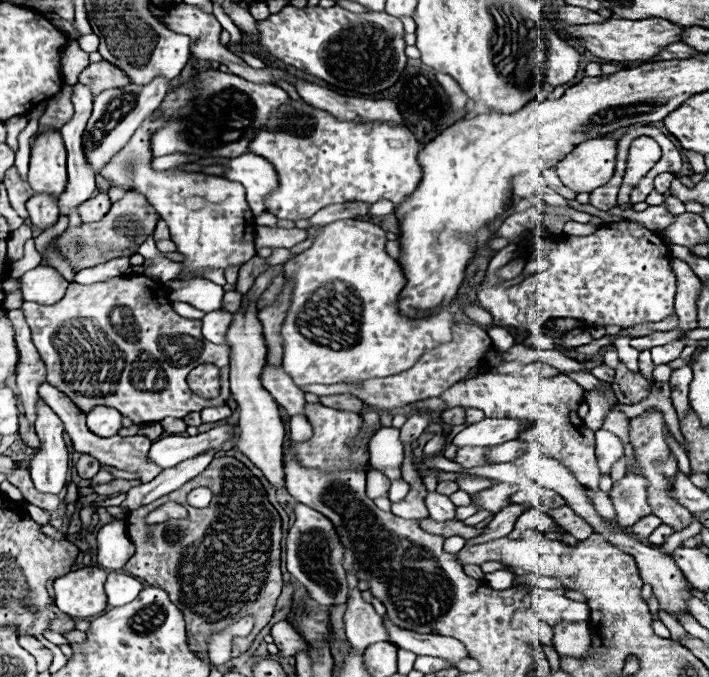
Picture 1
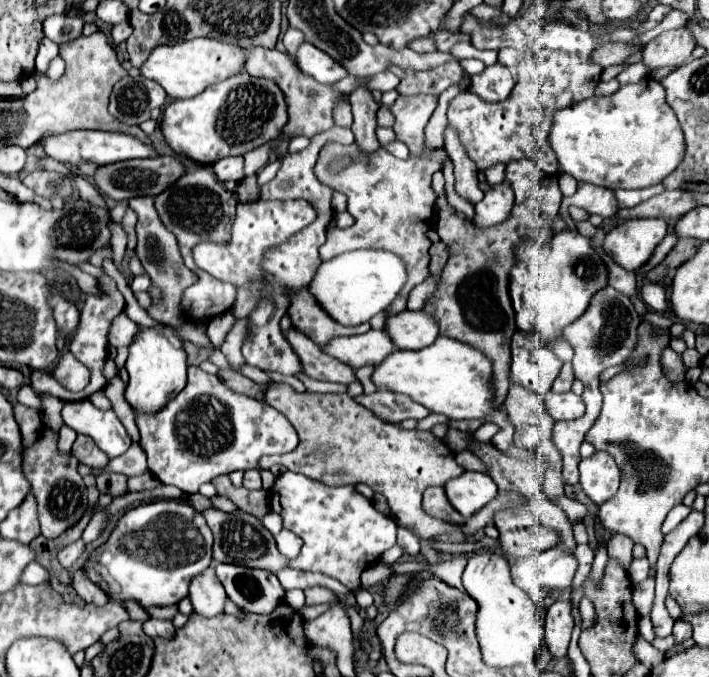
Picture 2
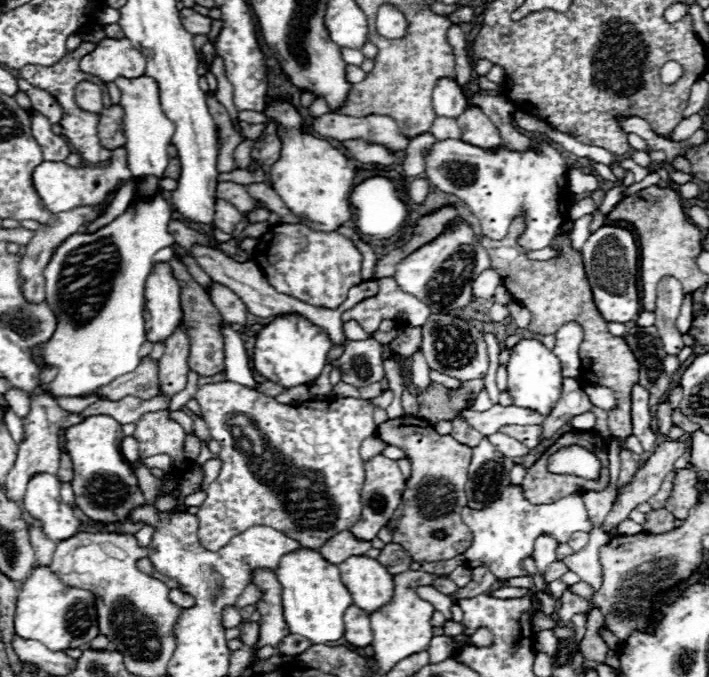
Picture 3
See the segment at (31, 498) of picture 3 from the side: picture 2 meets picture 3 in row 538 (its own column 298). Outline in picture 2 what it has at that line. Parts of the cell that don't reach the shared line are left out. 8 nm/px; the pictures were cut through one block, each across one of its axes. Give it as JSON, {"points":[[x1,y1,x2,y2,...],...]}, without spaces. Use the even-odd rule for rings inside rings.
{"points":[[304,42,300,46,300,50,296,54,296,62,298,62,300,70,304,70,306,74,310,74,312,78,316,78,322,84,334,84,348,74,348,70,342,64,332,60,326,52,312,46,310,42]]}

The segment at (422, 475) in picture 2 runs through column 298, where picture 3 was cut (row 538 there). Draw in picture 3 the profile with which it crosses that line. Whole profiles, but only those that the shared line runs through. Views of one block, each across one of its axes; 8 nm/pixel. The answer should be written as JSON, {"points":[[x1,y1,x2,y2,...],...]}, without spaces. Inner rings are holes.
{"points":[[402,416,380,424,378,436,390,446,404,448,406,458,412,462,412,476,406,482,402,504,388,522,394,538,392,542,400,544,416,562,450,560,466,552,466,548,472,546,472,532,468,532,460,512,468,506,464,484,468,480,472,448,452,436,438,434,432,424,414,416],[436,530,444,532,444,540,434,536]]}

